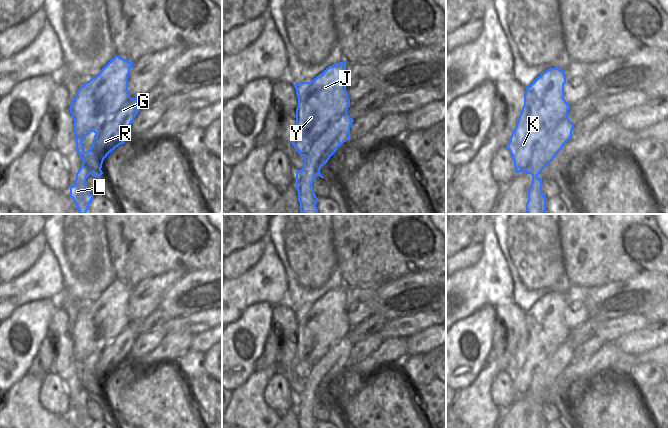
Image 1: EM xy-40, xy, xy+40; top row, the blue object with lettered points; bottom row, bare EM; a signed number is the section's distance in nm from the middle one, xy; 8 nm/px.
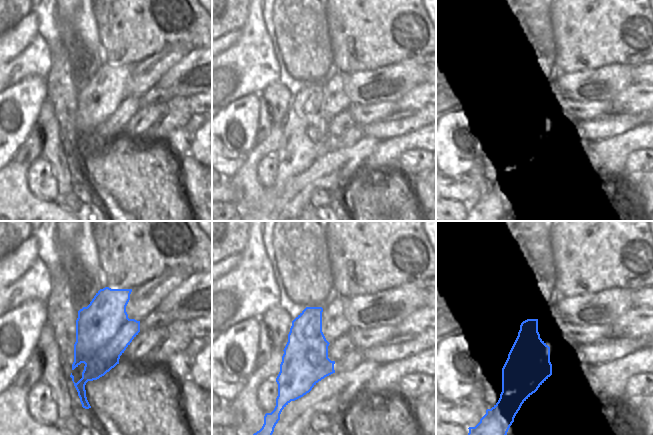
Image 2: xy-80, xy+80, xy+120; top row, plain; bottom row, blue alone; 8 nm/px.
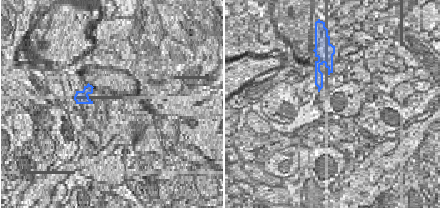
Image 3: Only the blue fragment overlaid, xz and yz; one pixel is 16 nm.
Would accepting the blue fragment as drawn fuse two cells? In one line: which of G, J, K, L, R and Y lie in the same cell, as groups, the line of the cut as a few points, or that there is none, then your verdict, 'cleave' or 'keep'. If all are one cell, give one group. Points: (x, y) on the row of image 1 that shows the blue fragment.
G J K R Y / L | xy+40 (545, 166), (530, 165), (523, 171) | cleave

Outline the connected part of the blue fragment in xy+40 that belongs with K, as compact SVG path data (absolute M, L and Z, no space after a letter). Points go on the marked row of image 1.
M549 68L526 88L522 111L505 147L512 155L516 173L524 172L530 165L546 167L572 138L574 124L568 117L570 105L564 99L565 83L564 70Z

